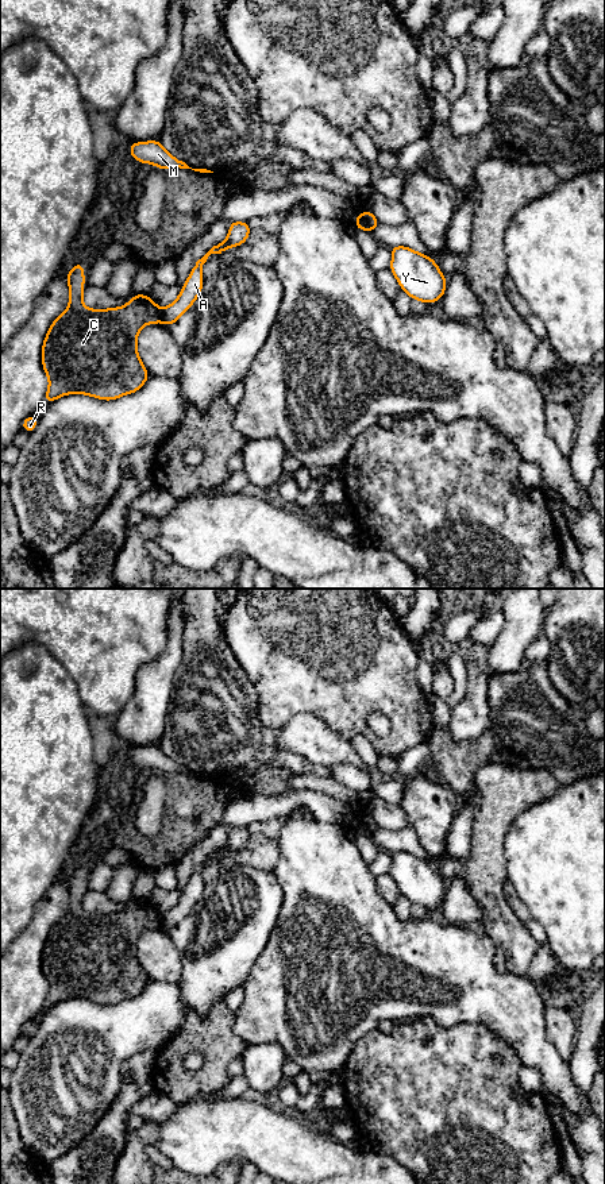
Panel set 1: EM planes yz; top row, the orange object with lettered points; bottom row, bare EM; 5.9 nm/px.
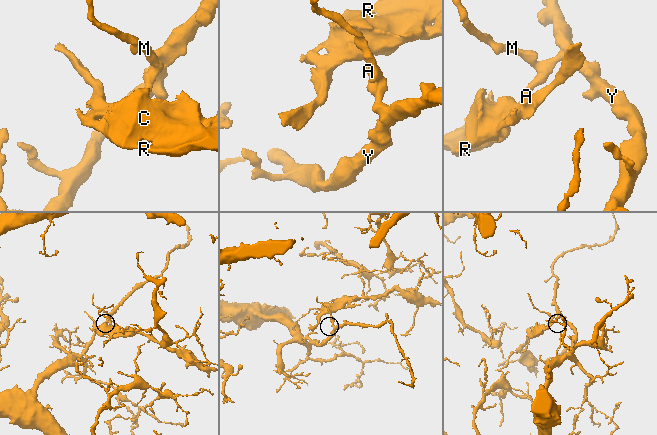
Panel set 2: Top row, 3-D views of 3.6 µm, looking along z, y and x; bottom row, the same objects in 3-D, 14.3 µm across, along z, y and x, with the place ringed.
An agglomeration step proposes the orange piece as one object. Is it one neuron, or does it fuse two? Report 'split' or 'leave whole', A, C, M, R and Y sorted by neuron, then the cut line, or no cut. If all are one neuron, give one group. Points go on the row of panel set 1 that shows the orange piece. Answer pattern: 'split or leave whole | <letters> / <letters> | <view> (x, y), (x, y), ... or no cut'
split | A M Y / C R | yz (161, 309), (162, 320)

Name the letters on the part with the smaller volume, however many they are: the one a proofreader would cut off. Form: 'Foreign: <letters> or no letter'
Foreign: C, R

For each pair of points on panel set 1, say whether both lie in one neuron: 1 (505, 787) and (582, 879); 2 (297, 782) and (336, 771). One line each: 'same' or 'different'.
1: different
2: different

